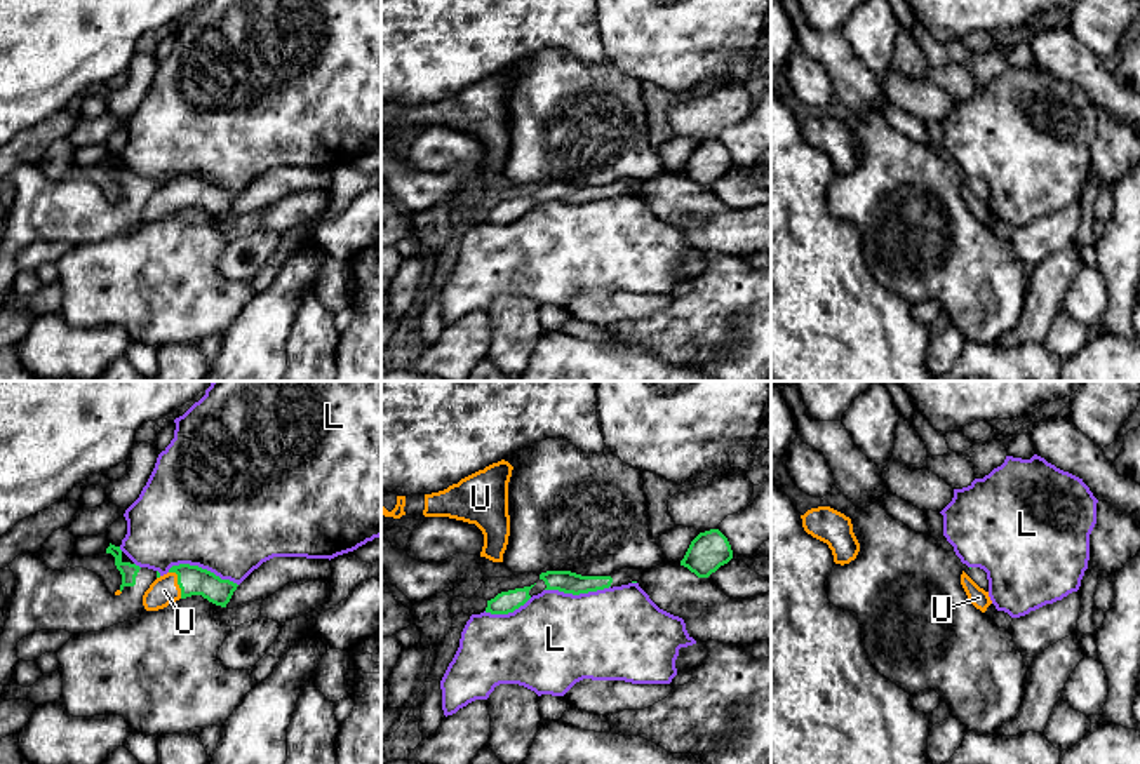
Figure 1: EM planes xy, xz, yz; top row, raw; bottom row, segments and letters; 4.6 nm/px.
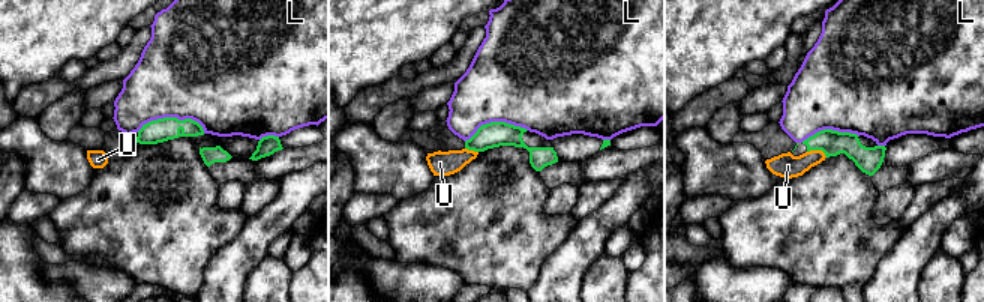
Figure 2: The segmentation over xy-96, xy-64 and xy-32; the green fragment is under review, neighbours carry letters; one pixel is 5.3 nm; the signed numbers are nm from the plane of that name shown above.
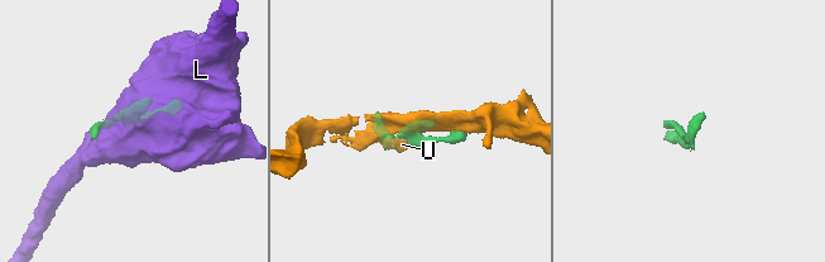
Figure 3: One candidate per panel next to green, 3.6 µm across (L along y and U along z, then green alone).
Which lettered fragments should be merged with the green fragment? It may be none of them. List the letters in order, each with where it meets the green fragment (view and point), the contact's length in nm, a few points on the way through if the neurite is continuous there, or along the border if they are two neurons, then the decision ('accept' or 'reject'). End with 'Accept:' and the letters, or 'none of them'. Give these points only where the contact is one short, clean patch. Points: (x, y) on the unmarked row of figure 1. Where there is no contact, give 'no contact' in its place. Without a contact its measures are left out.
L: contact xy (201, 178); length 340 nm; reject
U: contact xy (178, 194); length 140 nm; way xy (192, 190), (178, 194), (164, 201); accept
Accept: U

